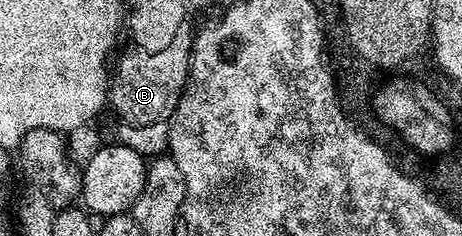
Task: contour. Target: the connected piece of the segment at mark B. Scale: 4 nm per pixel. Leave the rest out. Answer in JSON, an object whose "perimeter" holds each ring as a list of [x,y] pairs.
{"perimeter":[[[178,29],[164,50],[133,50],[120,57],[108,80],[108,104],[111,109],[114,107],[115,114],[119,116],[117,119],[128,124],[169,121],[186,89],[192,48],[193,38]]]}

